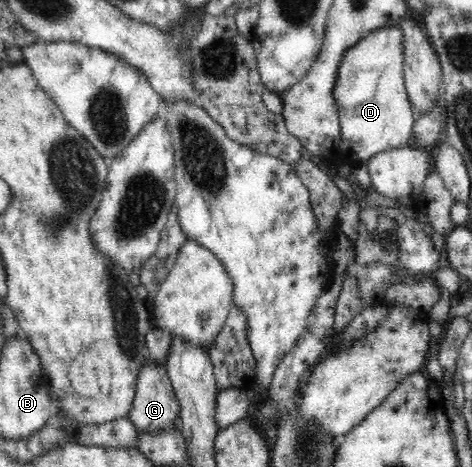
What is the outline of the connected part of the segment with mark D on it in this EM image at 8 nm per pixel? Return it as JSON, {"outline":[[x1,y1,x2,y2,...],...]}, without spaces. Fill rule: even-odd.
{"outline":[[399,26,372,30,344,53,340,63,333,95,340,116,341,150,367,163,378,153,411,144,417,119,405,87,405,47]]}

